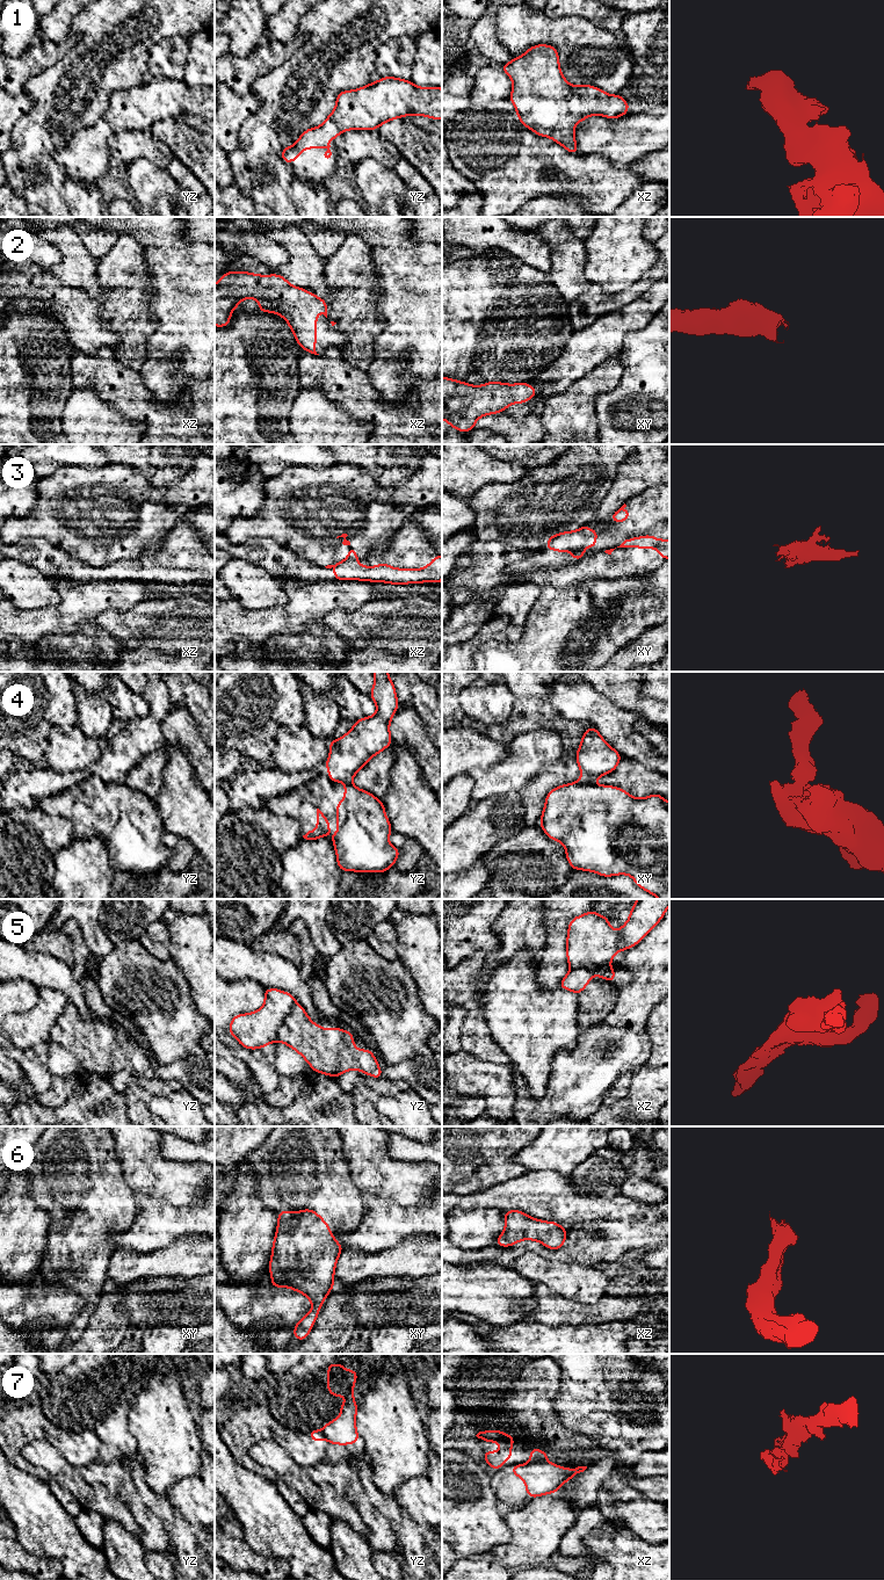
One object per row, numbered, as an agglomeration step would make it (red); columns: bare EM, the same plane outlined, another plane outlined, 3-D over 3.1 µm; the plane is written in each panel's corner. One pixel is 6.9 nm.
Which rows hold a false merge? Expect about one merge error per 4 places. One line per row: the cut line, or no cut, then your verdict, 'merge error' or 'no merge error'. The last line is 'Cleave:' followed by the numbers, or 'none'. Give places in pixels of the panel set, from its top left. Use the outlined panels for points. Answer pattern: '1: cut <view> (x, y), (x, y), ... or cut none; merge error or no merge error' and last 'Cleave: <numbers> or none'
1: cut none; no merge error
2: cut none; no merge error
3: cut xz (356, 558), (342, 562); merge error
4: cut xy (580, 778), (587, 782); merge error
5: cut yz (295, 1001), (283, 1021), (283, 1028), (277, 1035), (277, 1041); merge error
6: cut none; no merge error
7: cut xz (544, 1459), (537, 1463), (529, 1463); merge error
Cleave: 3, 4, 5, 7

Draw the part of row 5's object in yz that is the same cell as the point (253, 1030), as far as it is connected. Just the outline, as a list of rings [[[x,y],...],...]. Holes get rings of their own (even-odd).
[[[265,988],[263,1006],[252,1013],[237,1014],[229,1024],[230,1035],[242,1048],[263,1049],[269,1043],[277,1043],[277,1035],[284,1029],[283,1021],[295,1002],[289,992],[278,988]]]

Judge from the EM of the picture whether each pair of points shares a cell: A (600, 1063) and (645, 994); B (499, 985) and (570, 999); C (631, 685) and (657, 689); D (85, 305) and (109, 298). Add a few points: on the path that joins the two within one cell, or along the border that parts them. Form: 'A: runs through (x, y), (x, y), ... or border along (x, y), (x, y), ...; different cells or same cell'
A: runs through (601, 1045), (629, 1016), (630, 1012); same cell
B: runs through (516, 999), (552, 999); same cell
C: border along (640, 683), (640, 691), (657, 700); different cells
D: border along (96, 299), (102, 321); different cells

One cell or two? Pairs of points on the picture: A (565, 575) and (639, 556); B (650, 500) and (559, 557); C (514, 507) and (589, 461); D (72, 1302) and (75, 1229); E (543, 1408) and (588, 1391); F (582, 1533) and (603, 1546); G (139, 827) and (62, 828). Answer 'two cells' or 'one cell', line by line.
A: one cell
B: one cell
C: one cell
D: two cells
E: two cells
F: two cells
G: two cells

